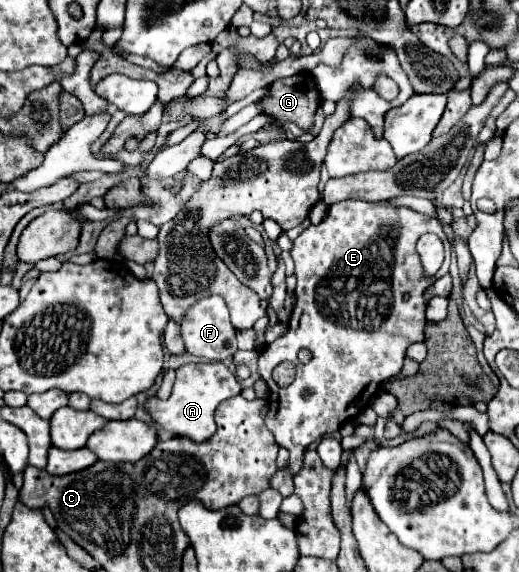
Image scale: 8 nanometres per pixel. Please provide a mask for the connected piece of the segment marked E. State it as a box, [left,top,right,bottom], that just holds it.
[259,201,451,475]

